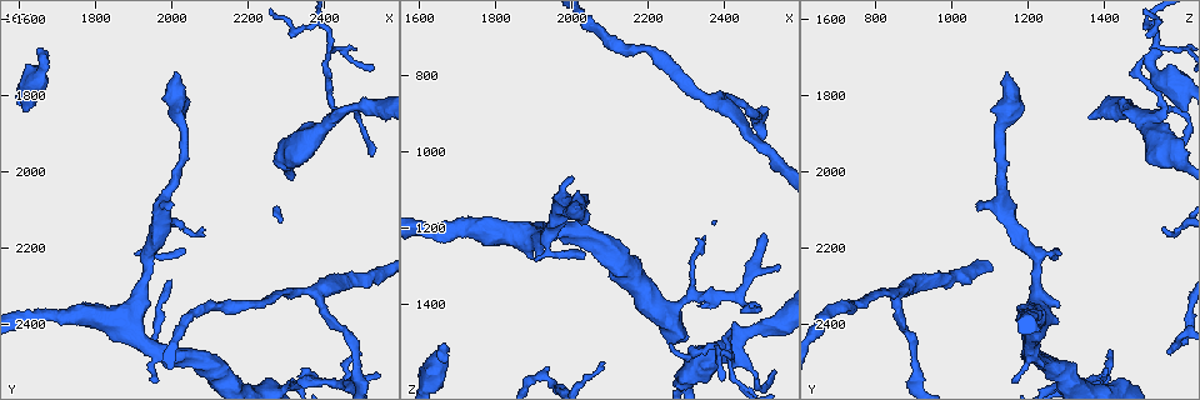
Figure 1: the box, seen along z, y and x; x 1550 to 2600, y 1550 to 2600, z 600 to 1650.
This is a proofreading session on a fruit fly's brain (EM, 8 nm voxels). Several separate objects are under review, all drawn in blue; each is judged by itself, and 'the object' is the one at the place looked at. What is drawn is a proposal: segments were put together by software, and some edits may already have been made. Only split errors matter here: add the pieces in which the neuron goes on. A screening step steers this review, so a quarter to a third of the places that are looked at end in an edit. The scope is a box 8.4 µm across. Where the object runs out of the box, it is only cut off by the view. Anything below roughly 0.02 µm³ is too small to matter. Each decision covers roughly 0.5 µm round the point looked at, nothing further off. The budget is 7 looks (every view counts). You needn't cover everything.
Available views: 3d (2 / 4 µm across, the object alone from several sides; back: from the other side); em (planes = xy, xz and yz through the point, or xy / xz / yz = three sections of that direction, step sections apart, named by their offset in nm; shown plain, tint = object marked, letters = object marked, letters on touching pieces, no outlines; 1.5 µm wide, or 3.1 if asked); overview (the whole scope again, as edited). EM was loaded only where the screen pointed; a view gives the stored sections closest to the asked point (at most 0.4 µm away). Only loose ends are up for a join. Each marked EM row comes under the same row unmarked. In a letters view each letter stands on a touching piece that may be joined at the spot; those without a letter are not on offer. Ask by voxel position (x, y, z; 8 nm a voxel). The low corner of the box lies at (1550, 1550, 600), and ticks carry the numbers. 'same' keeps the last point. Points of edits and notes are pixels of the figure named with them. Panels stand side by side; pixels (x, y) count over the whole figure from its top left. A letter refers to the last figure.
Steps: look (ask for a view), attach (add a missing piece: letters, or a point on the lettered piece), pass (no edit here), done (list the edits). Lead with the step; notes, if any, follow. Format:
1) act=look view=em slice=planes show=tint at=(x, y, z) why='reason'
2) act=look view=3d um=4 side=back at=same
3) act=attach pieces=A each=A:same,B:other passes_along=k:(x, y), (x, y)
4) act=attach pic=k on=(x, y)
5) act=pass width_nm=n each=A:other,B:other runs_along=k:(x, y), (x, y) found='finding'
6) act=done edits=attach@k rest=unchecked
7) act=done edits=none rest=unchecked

act=look view=3d um=4 at=(1665, 1690, 1550) why='branch stops here'

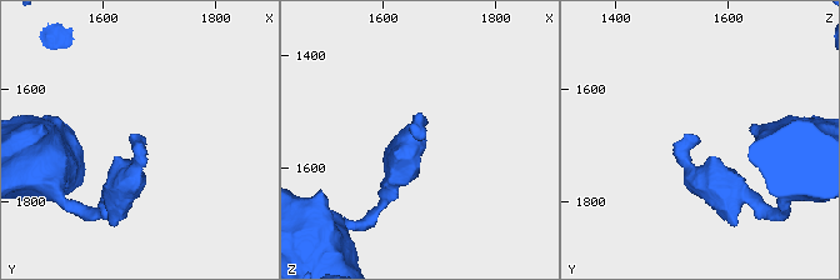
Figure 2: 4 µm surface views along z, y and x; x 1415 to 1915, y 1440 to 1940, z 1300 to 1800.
act=look view=em slice=planes show=letters at=(1665, 1690, 1550)

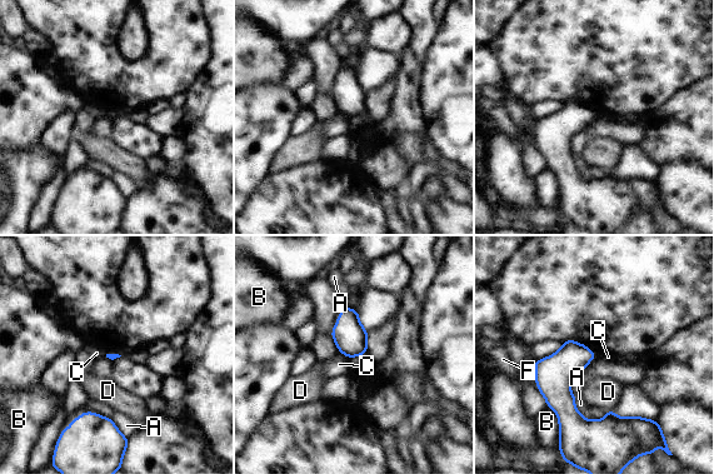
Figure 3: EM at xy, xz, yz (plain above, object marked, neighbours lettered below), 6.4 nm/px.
act=pass longest_contact=F:220nm each=A:other,B:other,C:other,D:other,F:other border=3:(339, 350), (348, 357) found='no lettered piece goes on from it'

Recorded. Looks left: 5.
act=look view=em slice=yz step=8 show=letters at=(2535, 1950, 1575) why='tapers out'

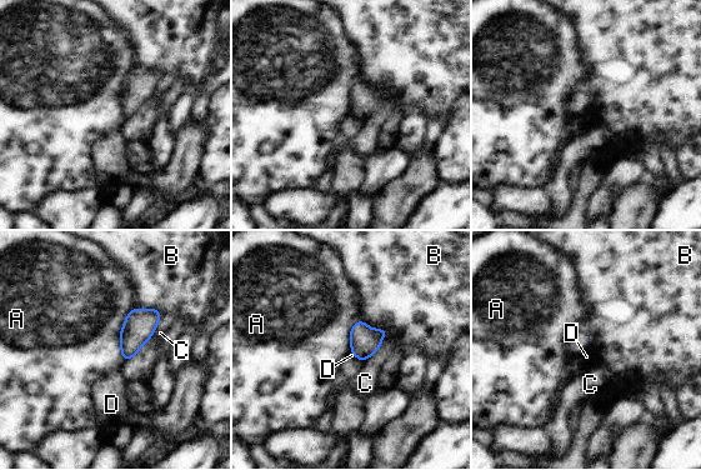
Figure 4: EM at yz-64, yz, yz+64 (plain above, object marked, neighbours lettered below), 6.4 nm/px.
act=look view=em slice=planes show=letters at=same

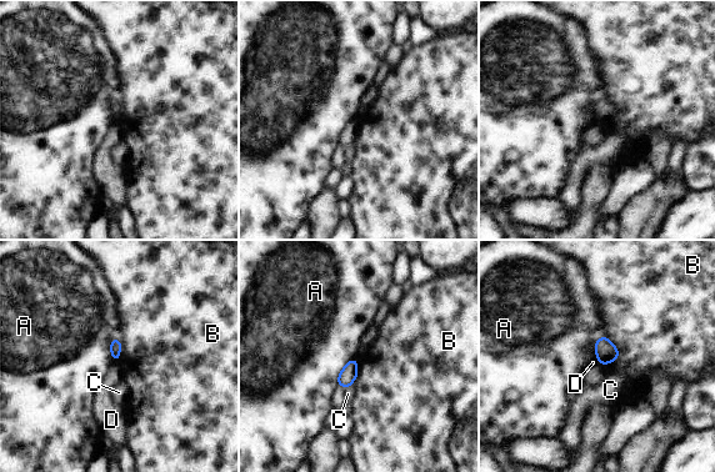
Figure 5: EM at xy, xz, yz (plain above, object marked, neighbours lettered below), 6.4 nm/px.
act=pass each=A:other,B:other,C:other,D:other border=5:(599, 336), (619, 352), (614, 363) found='no lettered piece goes on from it'

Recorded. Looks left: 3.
act=look view=em slice=planes show=tint at=(2490, 2475, 1415) why='thin end'

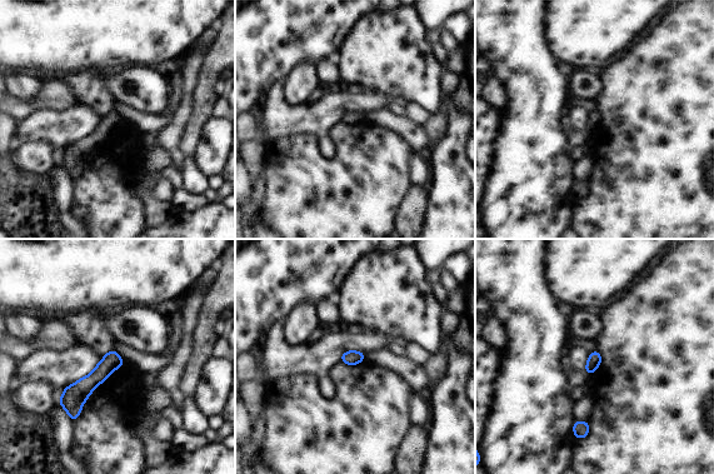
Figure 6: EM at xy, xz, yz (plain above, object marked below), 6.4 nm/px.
act=look view=em slice=planes show=letters at=same

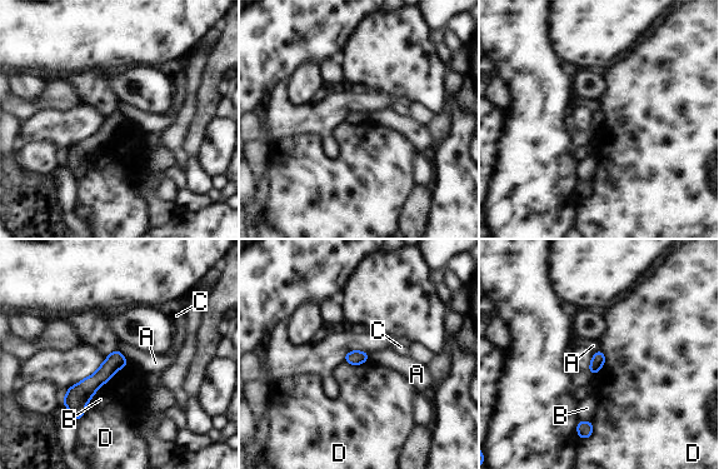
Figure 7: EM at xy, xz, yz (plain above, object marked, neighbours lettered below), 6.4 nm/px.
act=pass each=A:other,B:other,C:other,D:other found='none of them fits'

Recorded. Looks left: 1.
act=done edits=none rest=unchecked

